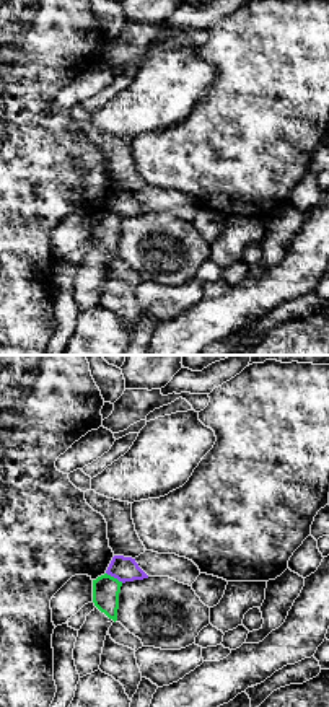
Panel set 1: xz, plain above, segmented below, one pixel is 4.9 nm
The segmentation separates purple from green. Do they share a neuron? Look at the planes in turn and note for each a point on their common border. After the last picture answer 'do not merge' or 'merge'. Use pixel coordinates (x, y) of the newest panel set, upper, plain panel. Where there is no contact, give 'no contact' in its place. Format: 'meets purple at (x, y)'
meets purple at (114, 212)

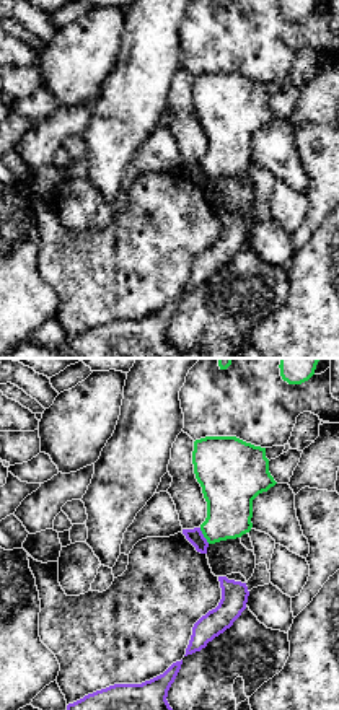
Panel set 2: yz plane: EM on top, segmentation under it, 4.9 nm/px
meets purple at (202, 171)

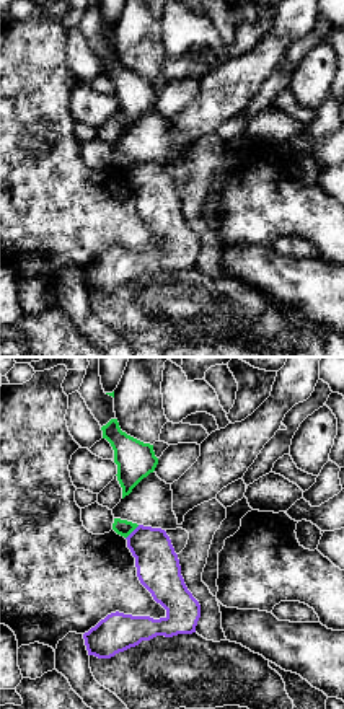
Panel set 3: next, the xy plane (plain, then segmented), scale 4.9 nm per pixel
meets purple at (132, 167)

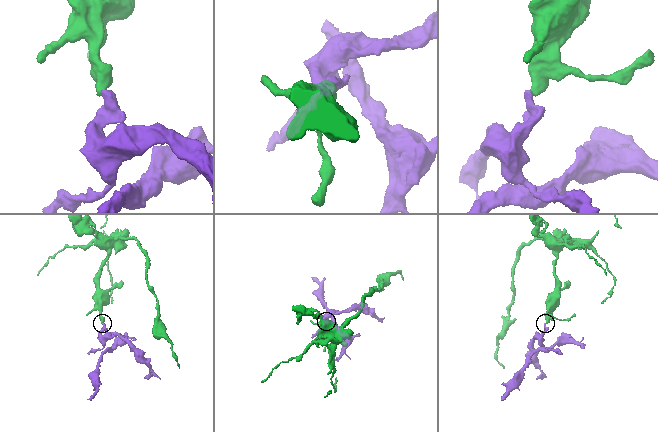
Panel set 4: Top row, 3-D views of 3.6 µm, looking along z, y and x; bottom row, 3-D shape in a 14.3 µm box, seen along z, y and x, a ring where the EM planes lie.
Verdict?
do not merge

